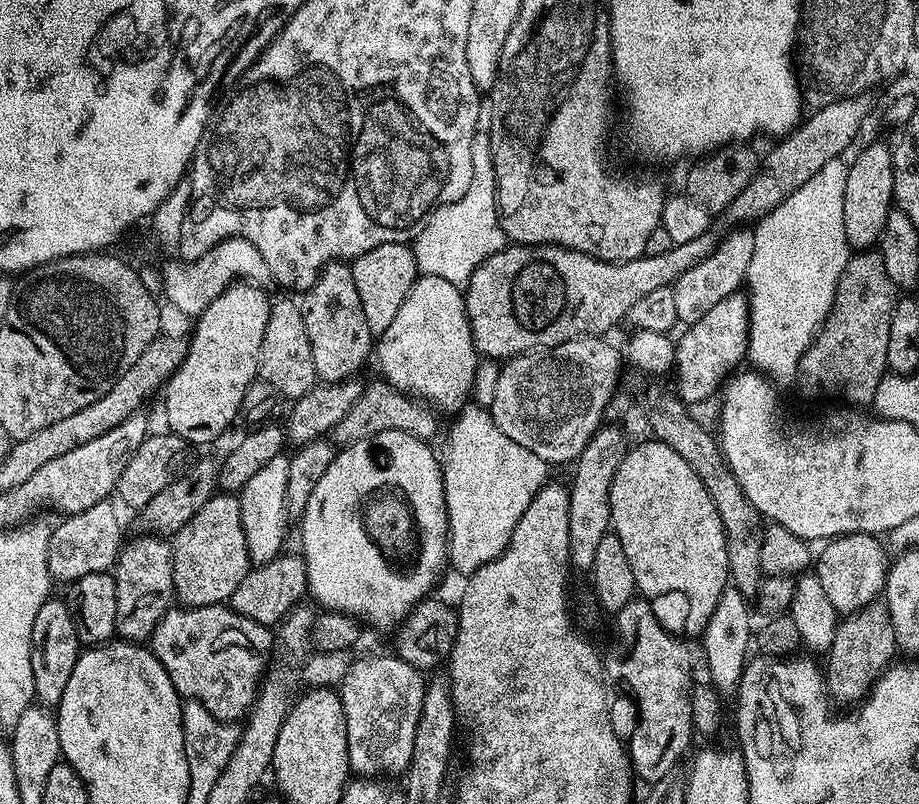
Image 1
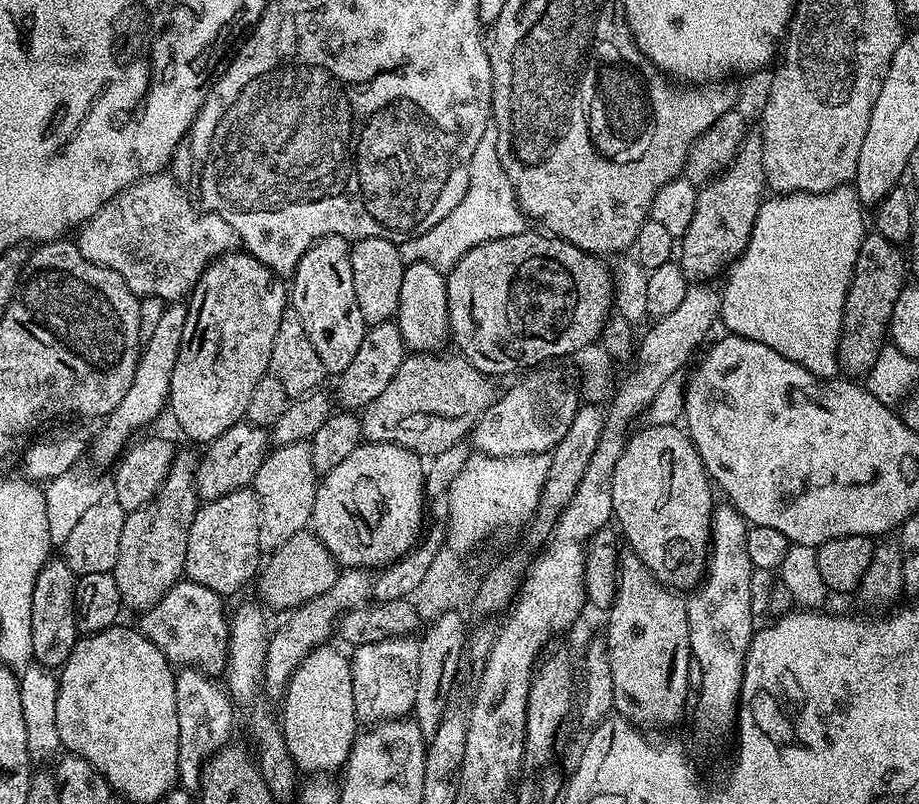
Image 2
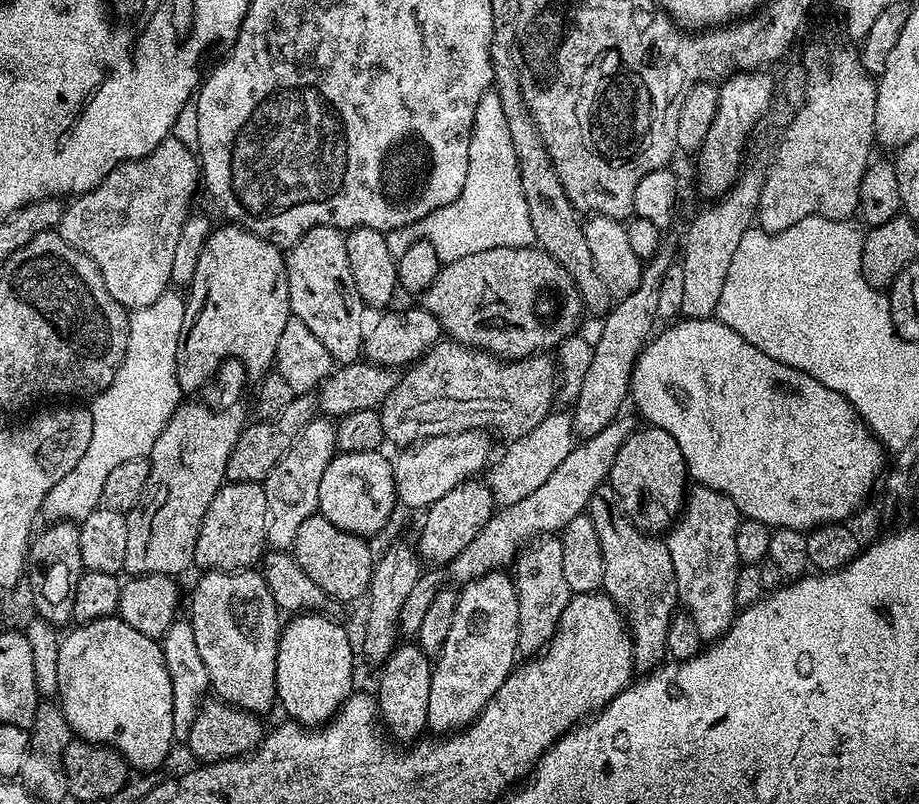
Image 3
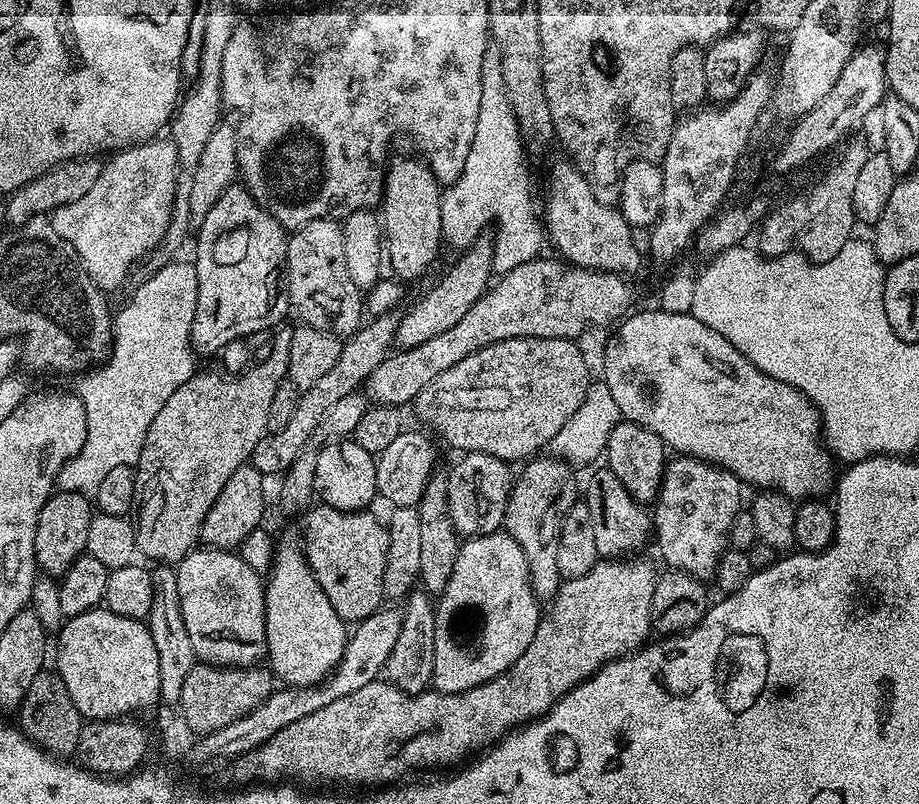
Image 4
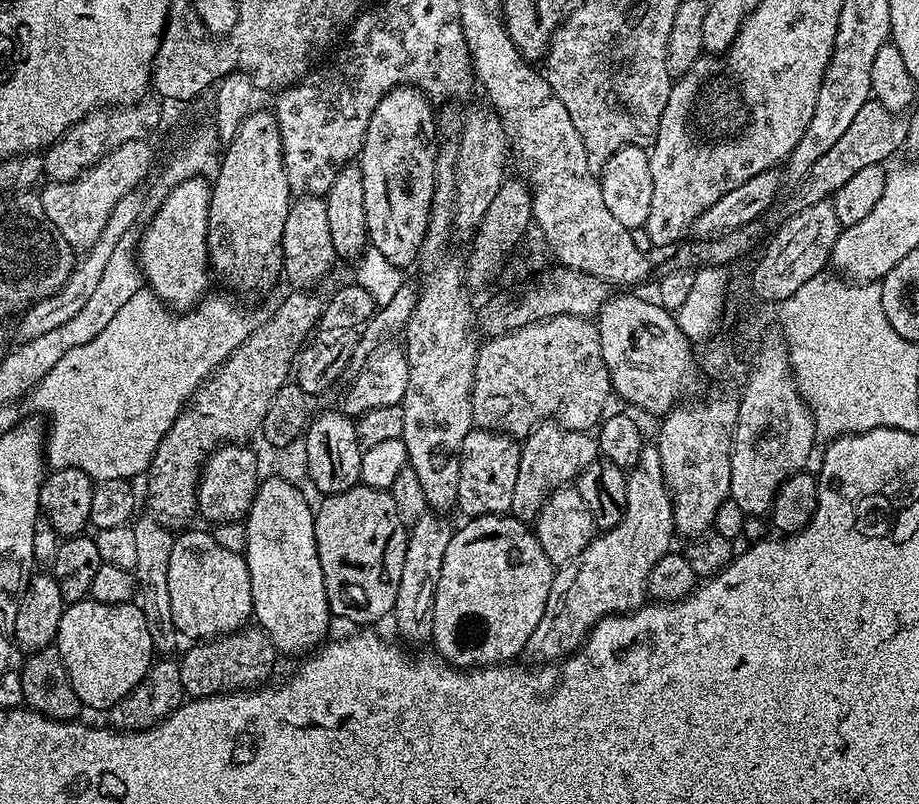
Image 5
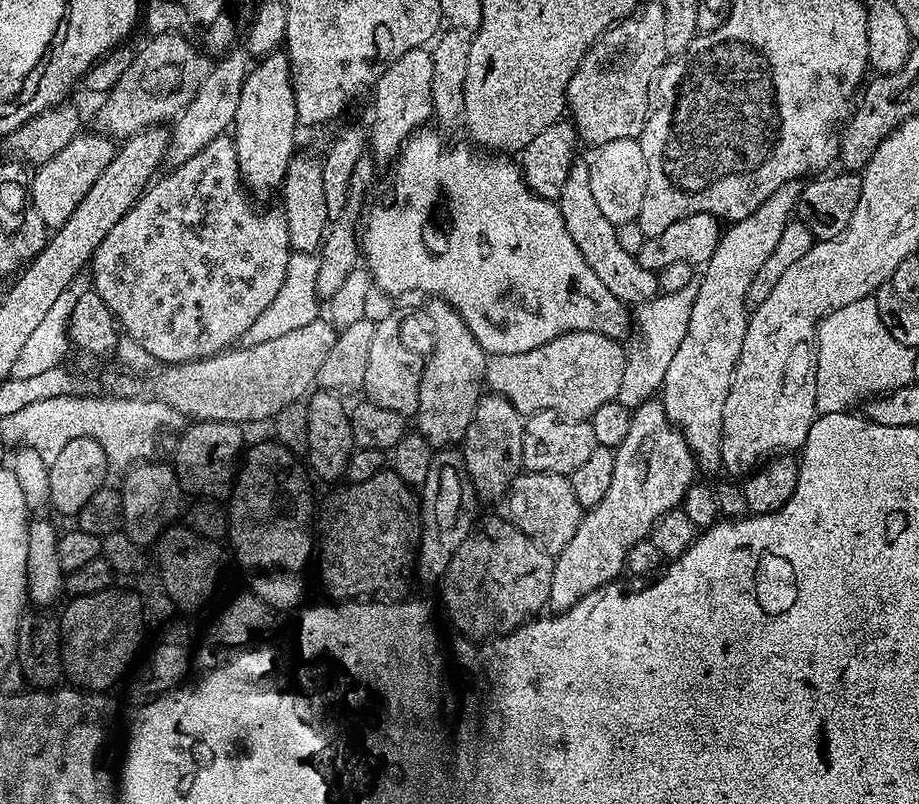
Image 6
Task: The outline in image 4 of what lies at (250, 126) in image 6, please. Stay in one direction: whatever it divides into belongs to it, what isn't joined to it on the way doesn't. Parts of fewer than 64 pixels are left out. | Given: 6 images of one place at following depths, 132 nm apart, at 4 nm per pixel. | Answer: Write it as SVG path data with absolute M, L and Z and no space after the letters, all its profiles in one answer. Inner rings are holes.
M233 186L226 189L222 194L222 198L218 198L218 202L214 202L210 214L206 214L204 219L199 221L198 228L200 228L200 233L196 236L196 257L194 257L196 277L198 278L198 302L192 319L192 347L199 355L201 352L202 355L208 356L211 352L216 352L219 348L224 348L227 344L232 344L235 340L242 339L243 336L252 336L255 332L264 332L267 328L272 328L275 324L282 323L284 315L289 315L290 305L286 291L288 236L286 235L286 229L243 186Z

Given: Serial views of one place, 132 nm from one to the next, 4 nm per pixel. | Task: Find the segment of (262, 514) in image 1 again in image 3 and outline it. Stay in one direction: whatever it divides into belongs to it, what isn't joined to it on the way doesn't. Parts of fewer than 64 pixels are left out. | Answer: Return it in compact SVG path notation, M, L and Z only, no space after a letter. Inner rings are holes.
M317 414L296 435L290 450L282 454L274 470L270 470L270 474L262 482L268 507L267 543L273 549L291 549L294 534L298 534L302 522L306 522L306 518L317 515L320 506L318 485L322 482L322 474L326 474L326 466L330 466L337 452L335 423L329 417Z

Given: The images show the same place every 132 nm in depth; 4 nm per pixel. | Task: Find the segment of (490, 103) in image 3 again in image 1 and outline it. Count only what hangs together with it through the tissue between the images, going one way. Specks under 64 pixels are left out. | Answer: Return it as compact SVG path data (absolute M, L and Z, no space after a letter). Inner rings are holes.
M478 130L474 134L470 166L472 177L470 186L466 186L466 194L462 194L458 202L442 204L429 212L411 245L417 273L446 278L446 282L457 286L467 285L476 267L506 246L506 237L496 206L496 167L492 161L492 143L487 131Z

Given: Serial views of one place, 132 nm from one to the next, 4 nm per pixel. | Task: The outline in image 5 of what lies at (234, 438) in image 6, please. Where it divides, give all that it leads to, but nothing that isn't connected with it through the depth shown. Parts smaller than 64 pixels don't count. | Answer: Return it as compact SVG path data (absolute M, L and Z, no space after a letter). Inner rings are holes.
M243 443L226 444L217 448L204 462L204 470L200 473L200 485L196 488L197 513L200 518L210 521L210 524L224 523L226 521L243 521L253 504L256 491L262 483L260 476L260 460L252 448L244 448Z

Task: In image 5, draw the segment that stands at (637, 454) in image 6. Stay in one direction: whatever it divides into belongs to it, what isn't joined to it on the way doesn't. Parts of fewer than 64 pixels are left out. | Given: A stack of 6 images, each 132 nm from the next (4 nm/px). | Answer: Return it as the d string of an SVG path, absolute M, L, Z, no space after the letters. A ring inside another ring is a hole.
M645 446L638 462L627 473L628 481L626 482L626 510L622 514L622 518L618 522L618 526L601 531L592 537L590 546L586 546L586 550L582 550L582 554L578 554L578 558L574 558L568 564L561 564L555 569L552 585L550 586L550 598L546 598L546 610L542 610L542 619L539 620L538 626L534 630L534 634L530 634L530 642L528 643L527 655L532 655L536 662L559 662L566 656L572 655L580 649L580 645L592 633L592 627L604 616L614 616L626 612L635 612L638 608L643 608L648 596L648 579L650 578L650 570L654 570L654 562L658 562L658 558L662 558L668 552L673 551L674 544L672 539L677 539L678 533L676 523L674 522L674 510L672 509L672 496L668 492L666 486L666 478L662 474L662 458L656 446Z

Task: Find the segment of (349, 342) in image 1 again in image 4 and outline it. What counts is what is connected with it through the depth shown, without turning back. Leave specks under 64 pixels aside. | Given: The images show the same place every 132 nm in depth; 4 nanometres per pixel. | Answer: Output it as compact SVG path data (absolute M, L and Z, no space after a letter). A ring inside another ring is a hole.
M311 220L288 236L286 291L291 311L296 312L300 324L322 330L331 336L351 337L361 327L360 315L365 315L366 304L358 286L346 271L346 257L342 242L341 221Z

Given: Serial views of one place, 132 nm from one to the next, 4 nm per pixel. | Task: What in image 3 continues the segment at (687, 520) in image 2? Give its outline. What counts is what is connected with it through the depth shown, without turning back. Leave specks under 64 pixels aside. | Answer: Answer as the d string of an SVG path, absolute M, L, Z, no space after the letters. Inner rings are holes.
M651 426L636 430L618 450L618 456L608 474L608 480L614 486L614 490L618 490L618 498L622 498L624 512L634 522L634 526L638 526L643 532L649 534L663 533L676 523L684 510L686 489L690 484L688 464L682 458L682 450L678 450L678 442L674 442L674 438L666 434L666 430Z

